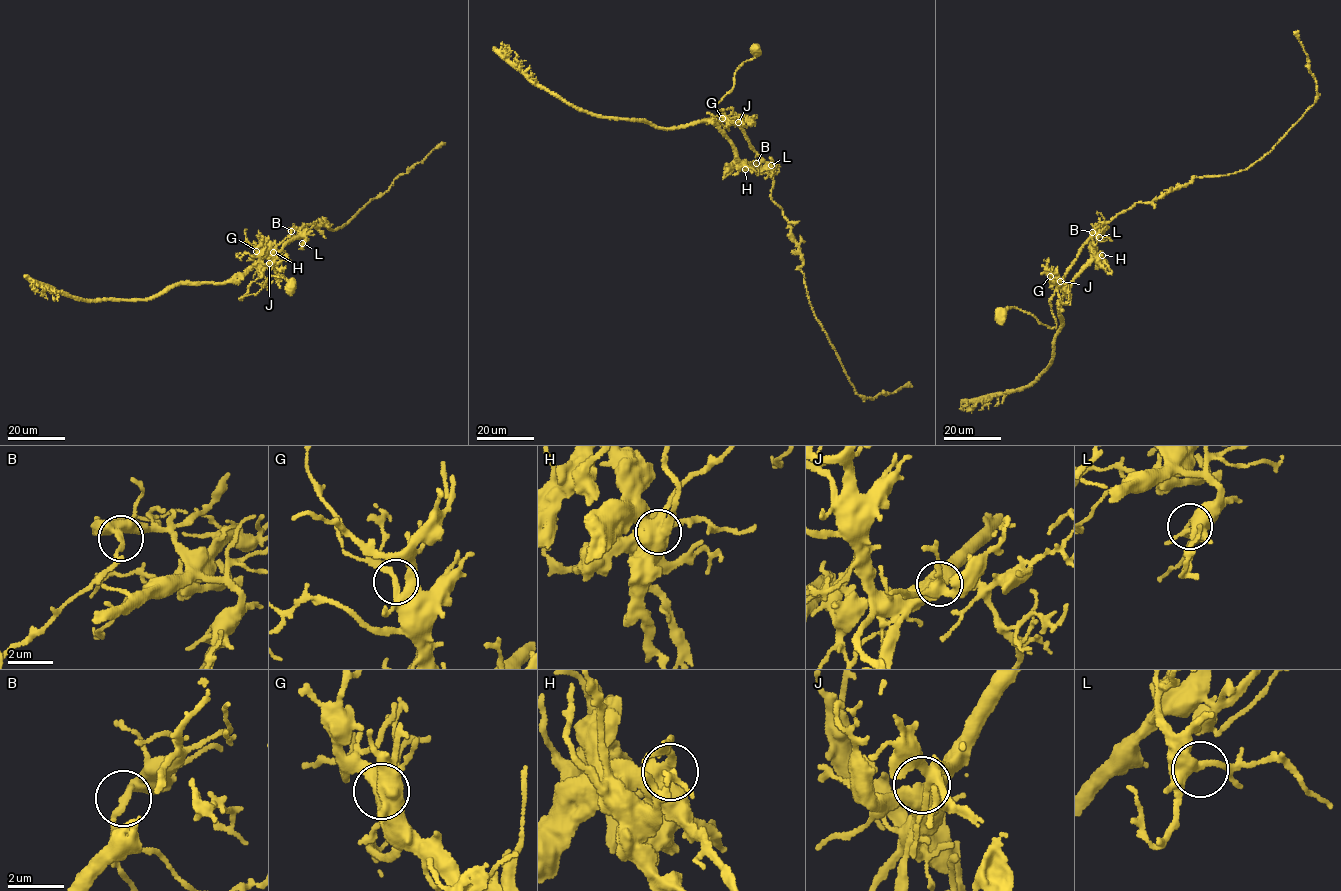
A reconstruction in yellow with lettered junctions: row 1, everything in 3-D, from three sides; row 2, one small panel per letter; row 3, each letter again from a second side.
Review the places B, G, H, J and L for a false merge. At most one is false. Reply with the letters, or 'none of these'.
B

